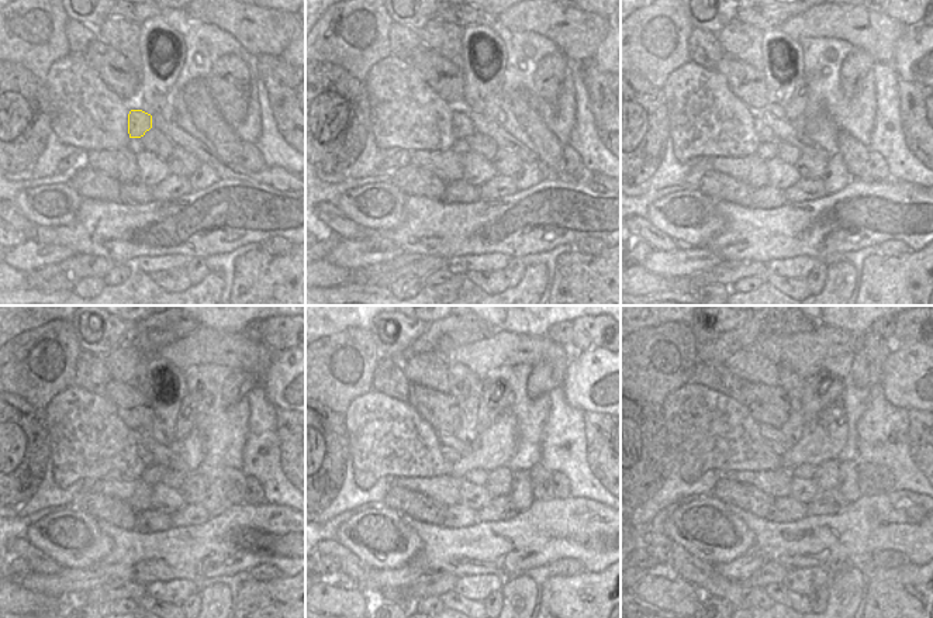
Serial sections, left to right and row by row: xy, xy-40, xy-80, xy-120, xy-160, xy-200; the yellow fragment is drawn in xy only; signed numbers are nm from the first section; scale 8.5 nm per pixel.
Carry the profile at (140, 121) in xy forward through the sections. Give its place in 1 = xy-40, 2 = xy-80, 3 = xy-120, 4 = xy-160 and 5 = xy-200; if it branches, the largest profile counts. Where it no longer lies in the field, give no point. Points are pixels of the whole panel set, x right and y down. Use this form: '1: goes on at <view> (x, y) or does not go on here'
1: goes on at xy-40 (459, 124)
2: goes on at xy-80 (773, 130)
3: goes on at xy-120 (147, 448)
4: goes on at xy-160 (460, 449)
5: goes on at xy-200 (778, 448)

